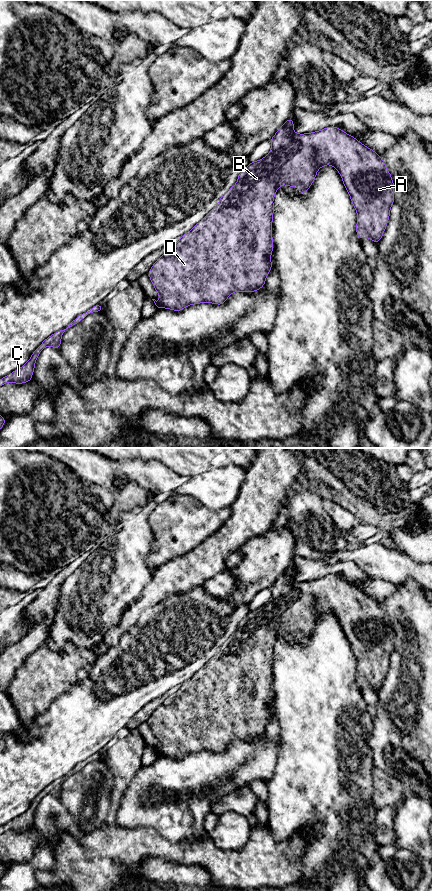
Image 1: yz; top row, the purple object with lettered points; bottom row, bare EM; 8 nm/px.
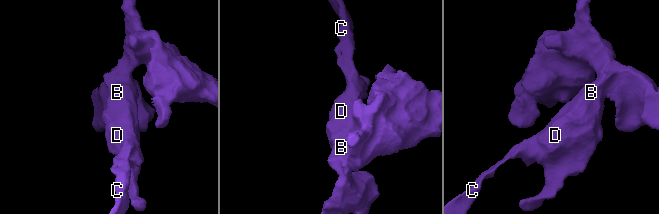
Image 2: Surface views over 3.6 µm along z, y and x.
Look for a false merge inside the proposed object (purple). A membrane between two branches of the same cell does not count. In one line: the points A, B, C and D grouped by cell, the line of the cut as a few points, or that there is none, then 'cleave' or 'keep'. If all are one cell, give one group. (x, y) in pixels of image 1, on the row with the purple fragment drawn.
A B C D; no cut; keep

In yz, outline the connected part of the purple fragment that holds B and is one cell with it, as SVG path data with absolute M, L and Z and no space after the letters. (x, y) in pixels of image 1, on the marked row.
M289 117L270 139L270 153L250 162L218 204L150 268L148 276L160 296L159 301L152 299L157 309L182 311L187 306L204 302L223 305L233 292L256 292L265 286L272 269L275 193L281 185L287 185L297 186L298 193L305 194L317 171L325 165L333 166L342 178L357 212L358 238L367 237L376 244L381 240L395 201L395 186L384 160L340 128L331 126L298 134L293 127L294 121Z

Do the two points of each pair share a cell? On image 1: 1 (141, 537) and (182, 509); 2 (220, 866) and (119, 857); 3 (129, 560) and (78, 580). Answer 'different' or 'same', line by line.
1: different
2: same
3: same

